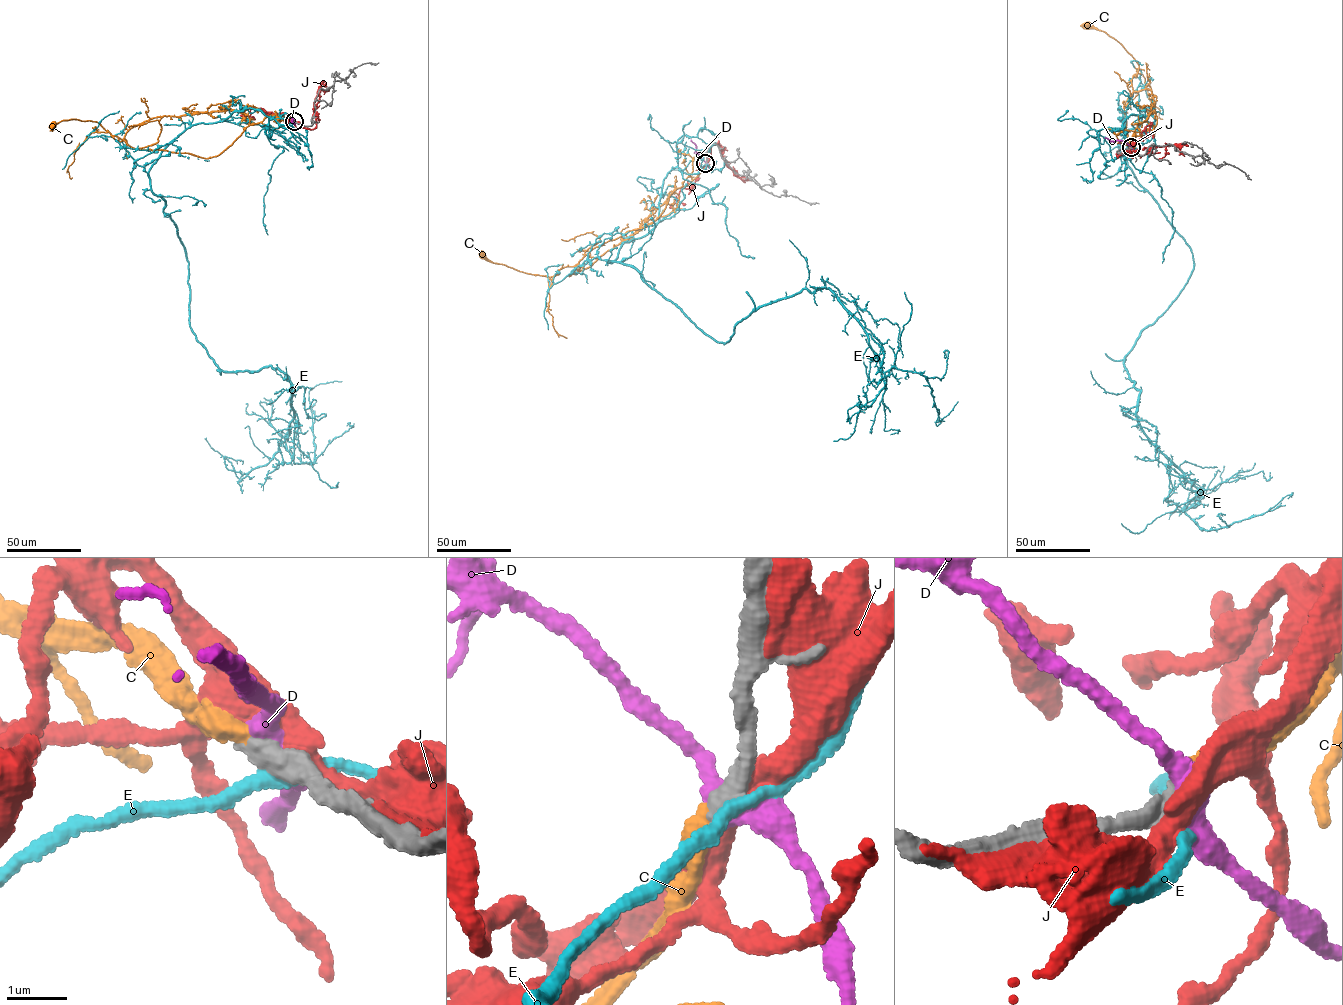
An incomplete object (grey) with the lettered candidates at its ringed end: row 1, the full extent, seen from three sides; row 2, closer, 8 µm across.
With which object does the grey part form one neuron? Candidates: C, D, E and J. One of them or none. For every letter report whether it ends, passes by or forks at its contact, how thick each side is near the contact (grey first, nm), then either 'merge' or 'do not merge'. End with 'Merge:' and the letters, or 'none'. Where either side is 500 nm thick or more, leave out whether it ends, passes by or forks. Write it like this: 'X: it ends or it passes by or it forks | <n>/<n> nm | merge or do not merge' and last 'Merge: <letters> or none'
C: it ends | 320/280 nm | merge
D: it passes by | 360/380 nm | do not merge
E: it passes by | 360/220 nm | do not merge
J: it passes by | 400/400 nm | do not merge
Merge: C

